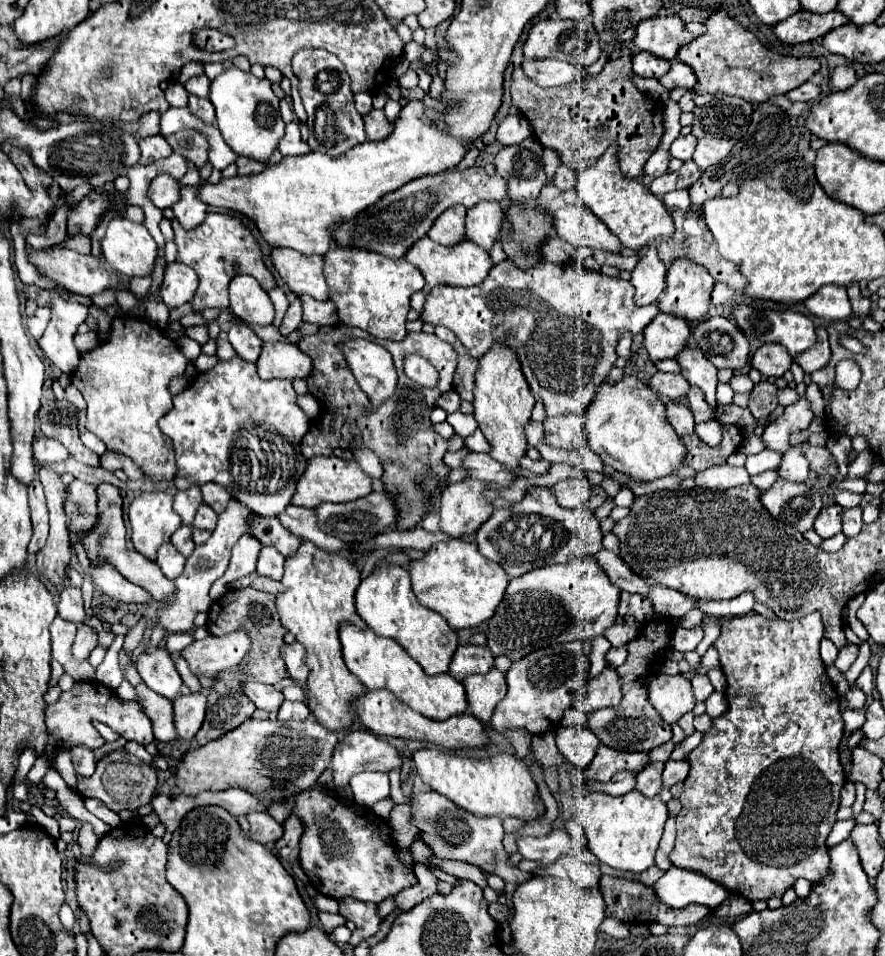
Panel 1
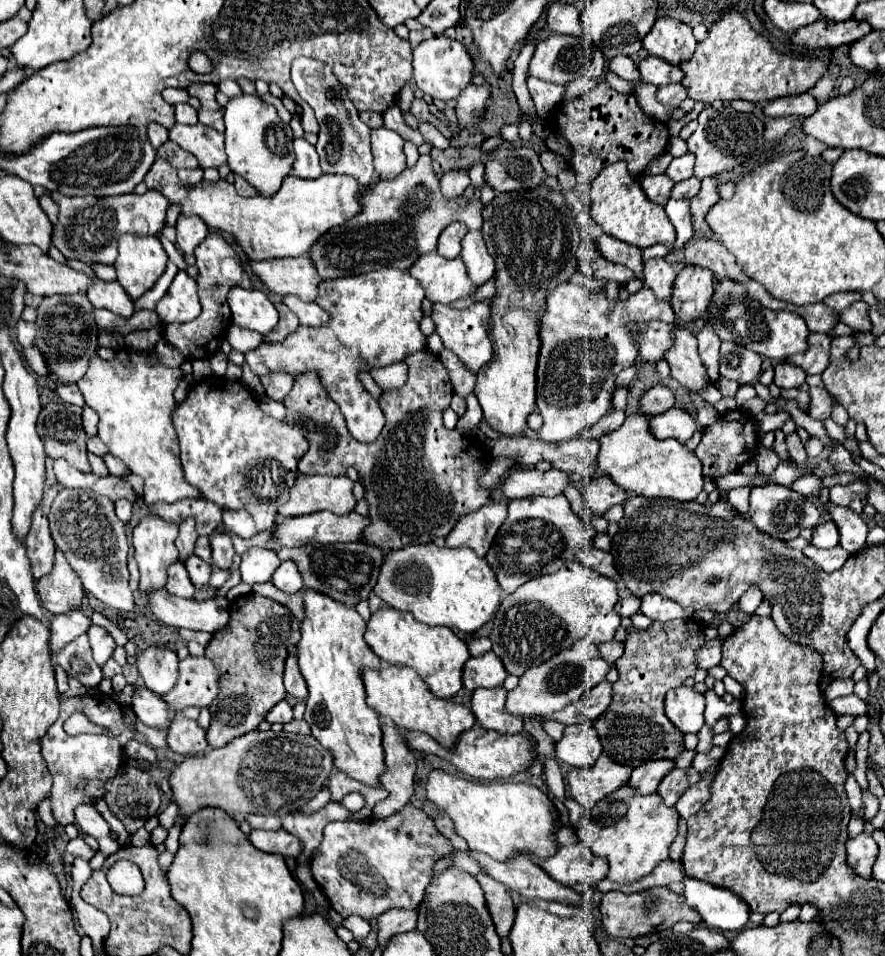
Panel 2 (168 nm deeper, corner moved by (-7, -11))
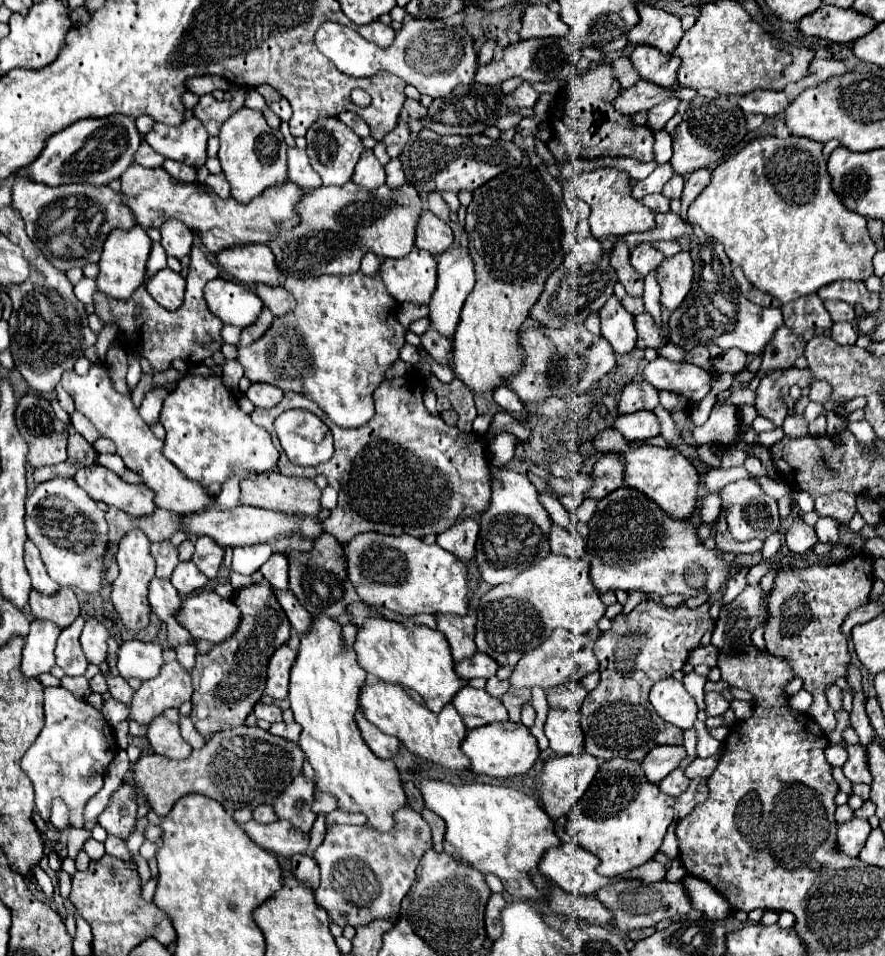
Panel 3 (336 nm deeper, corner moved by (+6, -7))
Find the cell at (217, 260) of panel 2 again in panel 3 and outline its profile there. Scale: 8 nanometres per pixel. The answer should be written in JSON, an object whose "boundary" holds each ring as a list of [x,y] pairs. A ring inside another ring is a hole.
{"boundary":[[[193,247],[185,299],[177,311],[167,311],[145,291],[145,287],[139,287],[127,301],[111,299],[103,291],[95,291],[93,295],[95,315],[101,319],[103,325],[107,323],[117,325],[119,337],[123,341],[121,345],[133,355],[137,355],[139,359],[141,357],[149,359],[155,371],[167,371],[173,359],[183,359],[187,363],[201,363],[203,359],[211,357],[215,351],[221,351],[223,345],[223,337],[221,337],[223,321],[209,311],[203,299],[205,283],[215,277],[219,277],[217,267],[209,263],[209,259],[203,255],[201,249]]]}

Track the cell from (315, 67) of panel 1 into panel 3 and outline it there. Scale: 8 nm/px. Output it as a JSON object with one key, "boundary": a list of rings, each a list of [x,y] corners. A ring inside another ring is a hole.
{"boundary":[[[337,117],[319,119],[311,127],[311,131],[307,131],[305,139],[307,139],[307,155],[311,159],[311,167],[321,175],[323,185],[343,185],[351,181],[355,165],[365,147],[361,139],[353,131],[349,131],[349,127],[343,127],[343,123],[339,123]]]}

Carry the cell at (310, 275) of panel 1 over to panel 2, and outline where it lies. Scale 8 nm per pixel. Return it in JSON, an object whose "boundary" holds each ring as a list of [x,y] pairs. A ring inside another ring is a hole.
{"boundary":[[[268,259],[252,261],[252,271],[278,295],[298,295],[302,301],[316,301],[320,275],[310,259]]]}

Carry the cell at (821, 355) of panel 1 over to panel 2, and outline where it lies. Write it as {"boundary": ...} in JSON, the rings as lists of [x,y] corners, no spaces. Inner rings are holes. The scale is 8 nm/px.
{"boundary":[[[812,333],[808,337],[808,351],[804,355],[792,355],[786,361],[802,367],[806,375],[818,375],[830,363],[830,341],[832,337],[828,333]]]}

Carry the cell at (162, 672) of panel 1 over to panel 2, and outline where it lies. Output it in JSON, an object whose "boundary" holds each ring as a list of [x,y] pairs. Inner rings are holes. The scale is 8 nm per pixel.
{"boundary":[[[150,647],[138,655],[136,667],[150,691],[164,697],[178,681],[178,655],[170,649]]]}

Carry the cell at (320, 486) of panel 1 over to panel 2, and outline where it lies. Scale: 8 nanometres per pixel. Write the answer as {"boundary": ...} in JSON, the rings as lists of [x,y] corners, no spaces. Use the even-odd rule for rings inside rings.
{"boundary":[[[298,473],[296,477],[296,485],[290,491],[290,499],[288,503],[284,503],[284,507],[280,507],[280,515],[282,517],[296,517],[296,515],[310,515],[316,511],[332,511],[336,515],[346,515],[352,513],[356,507],[356,497],[352,493],[354,483],[346,477],[346,475],[304,475]]]}

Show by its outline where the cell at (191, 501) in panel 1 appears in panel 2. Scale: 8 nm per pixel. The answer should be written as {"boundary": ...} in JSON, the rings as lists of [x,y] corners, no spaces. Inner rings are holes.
{"boundary":[[[192,517],[184,519],[180,523],[180,535],[176,539],[176,547],[180,551],[180,561],[184,561],[188,555],[194,553],[194,543],[198,539],[198,533],[196,533],[196,521]]]}

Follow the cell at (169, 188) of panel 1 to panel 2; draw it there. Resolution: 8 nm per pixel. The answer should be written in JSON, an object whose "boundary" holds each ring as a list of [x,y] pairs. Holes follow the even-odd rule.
{"boundary":[[[148,189],[144,195],[128,193],[108,199],[96,199],[96,197],[64,197],[50,193],[52,199],[60,205],[58,213],[58,225],[54,227],[52,243],[60,249],[60,253],[66,259],[80,259],[88,265],[92,263],[104,263],[112,265],[116,259],[116,233],[138,233],[134,229],[134,219],[142,217],[148,223],[150,235],[158,235],[166,221],[166,211],[170,207],[168,199],[156,191]]]}

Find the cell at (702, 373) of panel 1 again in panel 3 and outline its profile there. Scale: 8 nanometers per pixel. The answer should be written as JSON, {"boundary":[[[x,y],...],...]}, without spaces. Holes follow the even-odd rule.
{"boundary":[[[643,311],[639,315],[635,315],[635,329],[637,329],[637,343],[635,347],[639,349],[659,349],[667,343],[667,337],[663,337],[663,331],[655,325],[653,317]]]}

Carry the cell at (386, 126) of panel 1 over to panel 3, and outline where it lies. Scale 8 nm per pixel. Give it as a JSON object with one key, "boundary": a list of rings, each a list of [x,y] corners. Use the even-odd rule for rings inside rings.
{"boundary":[[[367,149],[363,153],[363,159],[359,159],[355,173],[353,173],[353,183],[361,185],[367,191],[375,191],[381,185],[385,185],[385,169],[383,165],[377,161],[377,157],[373,155],[371,149]]]}

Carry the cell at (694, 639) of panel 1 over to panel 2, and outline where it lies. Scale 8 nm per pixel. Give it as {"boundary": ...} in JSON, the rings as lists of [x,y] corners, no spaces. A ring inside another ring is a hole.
{"boundary":[[[712,639],[708,643],[704,643],[698,651],[696,651],[696,663],[700,669],[710,669],[710,667],[716,667],[720,663],[720,641],[718,639]]]}

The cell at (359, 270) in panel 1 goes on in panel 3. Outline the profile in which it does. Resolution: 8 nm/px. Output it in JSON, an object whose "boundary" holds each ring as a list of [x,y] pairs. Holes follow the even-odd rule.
{"boundary":[[[361,271],[351,273],[351,275],[321,275],[321,277],[307,277],[307,279],[287,277],[283,287],[295,297],[297,305],[287,315],[275,317],[273,323],[271,323],[271,329],[267,329],[261,339],[257,339],[255,343],[251,343],[247,347],[239,347],[237,361],[245,367],[245,377],[251,379],[253,383],[271,383],[271,385],[279,387],[281,391],[295,391],[295,393],[299,393],[299,395],[315,401],[333,419],[333,423],[337,423],[339,427],[361,427],[361,425],[365,425],[373,417],[373,413],[375,413],[373,411],[373,391],[381,385],[381,381],[385,379],[387,369],[399,359],[399,349],[405,345],[405,329],[397,321],[397,307],[399,307],[399,303],[383,287],[383,281],[381,281],[379,273],[373,279],[367,277],[367,275],[363,275]]]}

